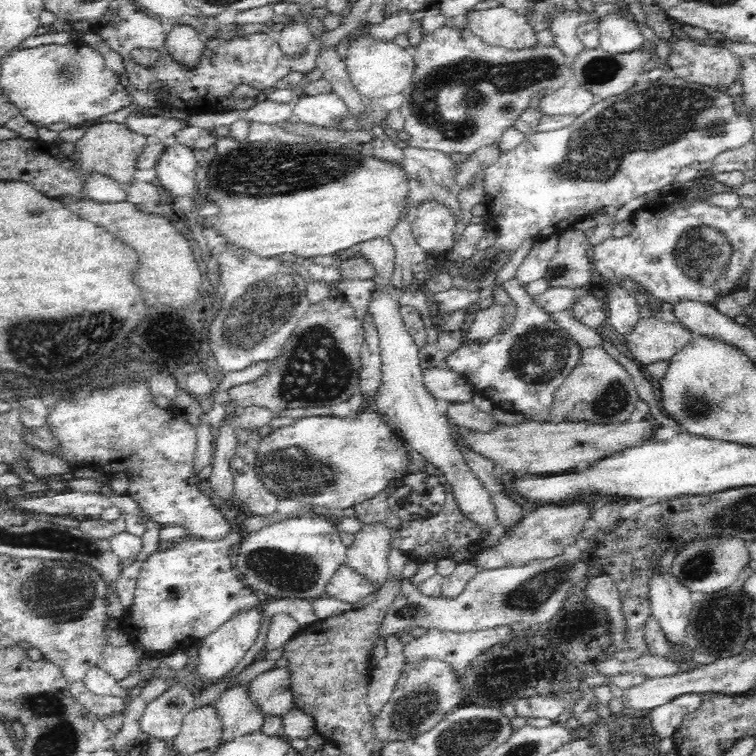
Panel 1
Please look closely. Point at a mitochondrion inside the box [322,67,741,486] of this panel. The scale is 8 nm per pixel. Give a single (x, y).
(663, 114)

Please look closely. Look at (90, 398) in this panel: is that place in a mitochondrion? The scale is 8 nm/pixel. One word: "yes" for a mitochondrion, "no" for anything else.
yes

